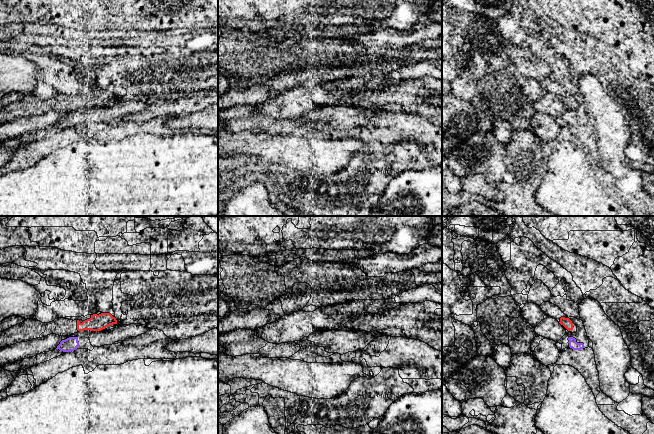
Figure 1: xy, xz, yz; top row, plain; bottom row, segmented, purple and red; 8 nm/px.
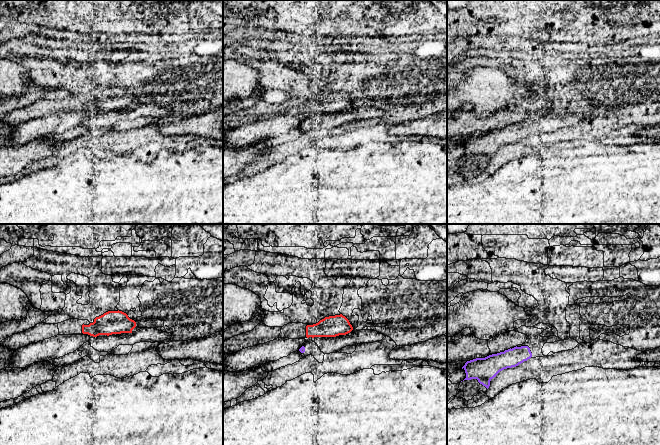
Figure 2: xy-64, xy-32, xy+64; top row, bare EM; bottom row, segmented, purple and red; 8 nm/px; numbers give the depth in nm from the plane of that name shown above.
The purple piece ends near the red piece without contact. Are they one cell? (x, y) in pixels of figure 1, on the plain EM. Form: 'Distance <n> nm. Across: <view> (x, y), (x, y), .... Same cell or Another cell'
Distance 60 nm. Across: xy (77, 113), (78, 106). Another cell

